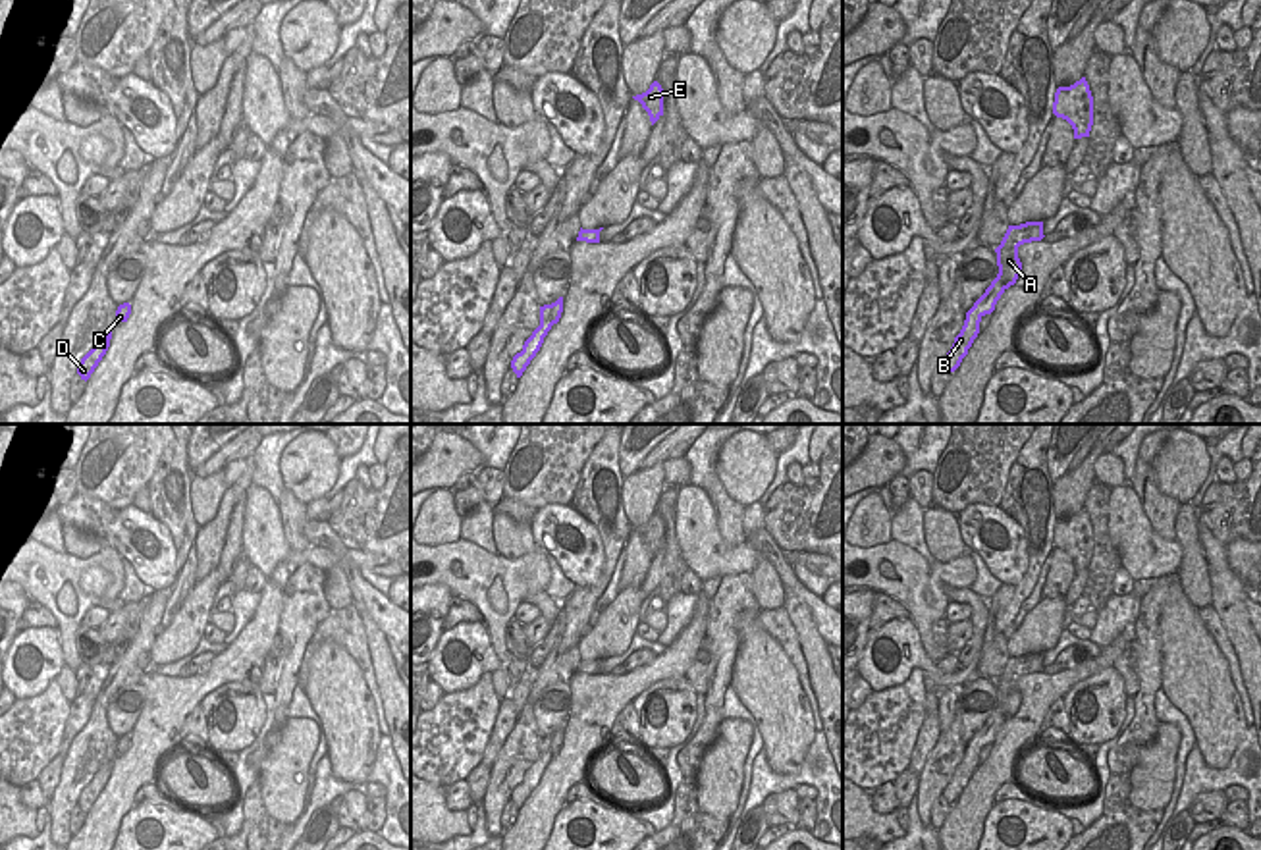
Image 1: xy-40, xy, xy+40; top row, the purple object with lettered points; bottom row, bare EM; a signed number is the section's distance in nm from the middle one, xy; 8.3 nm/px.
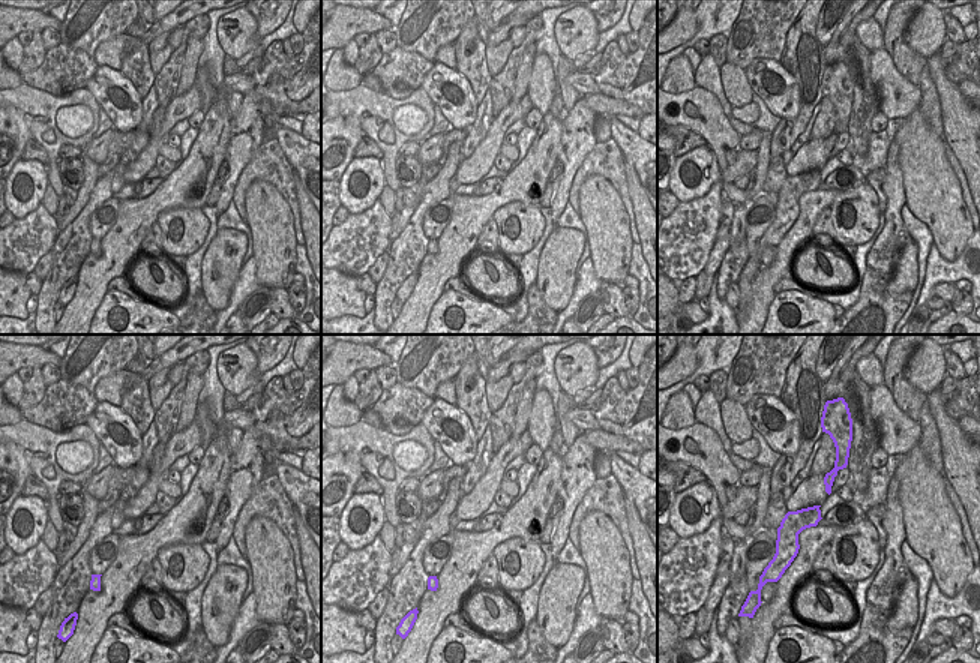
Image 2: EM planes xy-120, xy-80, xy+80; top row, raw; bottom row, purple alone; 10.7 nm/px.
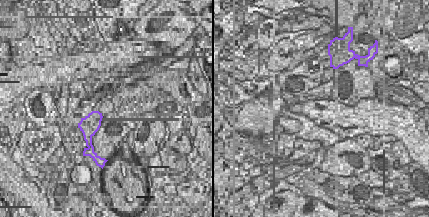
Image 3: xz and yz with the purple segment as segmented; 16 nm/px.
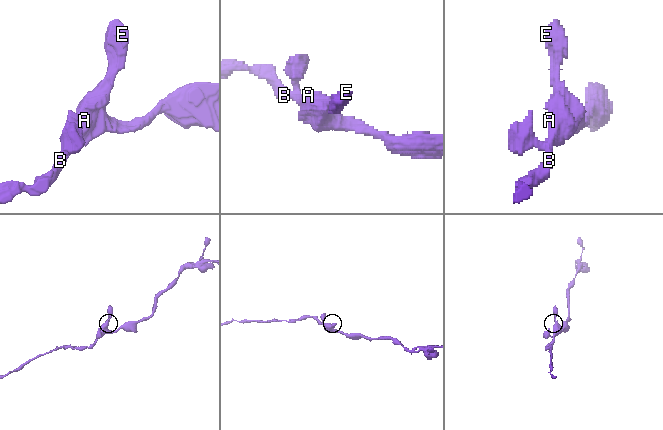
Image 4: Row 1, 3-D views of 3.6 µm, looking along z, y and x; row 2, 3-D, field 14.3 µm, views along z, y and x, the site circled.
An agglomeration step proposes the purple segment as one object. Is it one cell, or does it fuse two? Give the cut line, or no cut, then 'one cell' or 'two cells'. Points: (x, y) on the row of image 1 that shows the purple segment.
cut in xy along (562, 299), (552, 311), (552, 322); two cells

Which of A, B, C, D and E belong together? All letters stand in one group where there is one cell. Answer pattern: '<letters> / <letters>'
A B D E / C

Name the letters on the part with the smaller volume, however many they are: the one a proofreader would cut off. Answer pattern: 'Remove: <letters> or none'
Remove: C.

